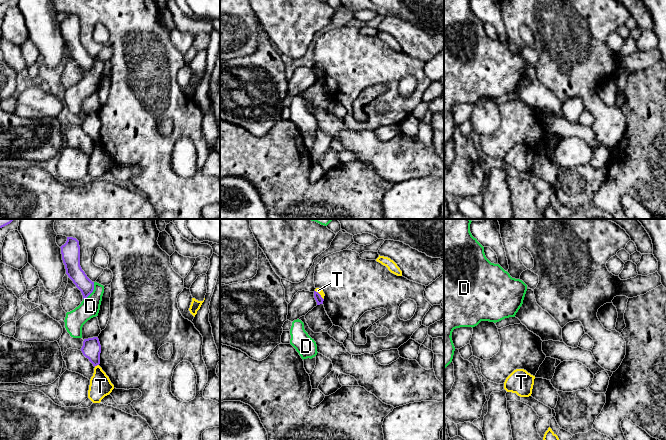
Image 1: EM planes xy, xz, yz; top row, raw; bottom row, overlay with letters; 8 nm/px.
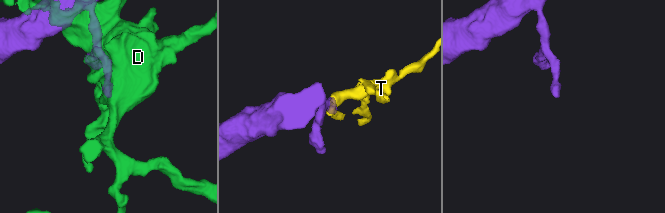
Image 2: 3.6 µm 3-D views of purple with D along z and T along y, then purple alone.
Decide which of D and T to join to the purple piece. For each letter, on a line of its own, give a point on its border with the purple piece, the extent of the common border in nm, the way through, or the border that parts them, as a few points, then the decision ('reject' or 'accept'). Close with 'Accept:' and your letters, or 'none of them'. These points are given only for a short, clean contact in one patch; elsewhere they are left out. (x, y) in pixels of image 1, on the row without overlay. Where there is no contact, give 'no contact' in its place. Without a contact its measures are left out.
D: contact xy (92, 67); length 170 nm; reject
T: contact xy (96, 141); length 40 nm; border xy (98, 140), (94, 142); reject
Accept: none of them

